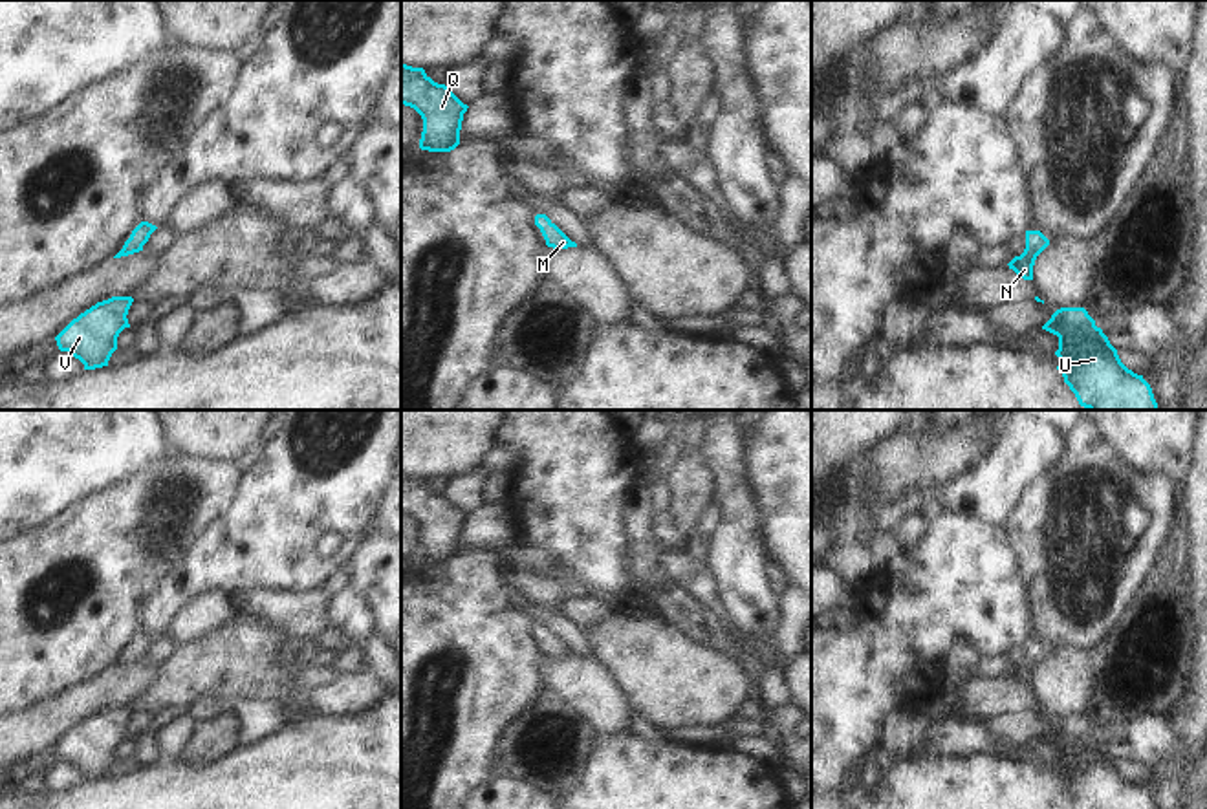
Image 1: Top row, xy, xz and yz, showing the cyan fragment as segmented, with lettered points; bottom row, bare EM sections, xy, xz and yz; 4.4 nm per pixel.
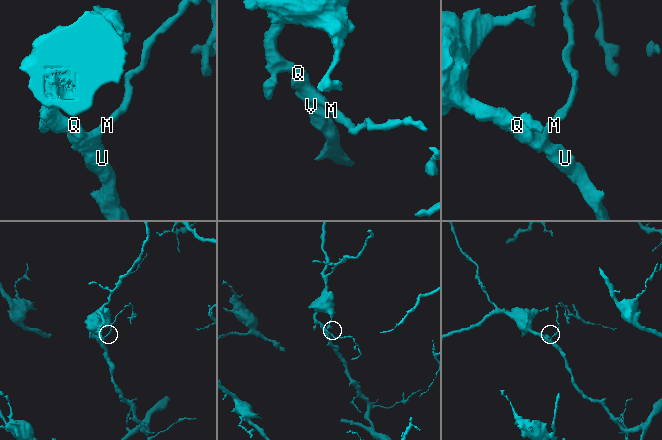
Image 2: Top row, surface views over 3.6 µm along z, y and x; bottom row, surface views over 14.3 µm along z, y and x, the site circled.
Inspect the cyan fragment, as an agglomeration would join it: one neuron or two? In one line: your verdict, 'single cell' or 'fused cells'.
single cell

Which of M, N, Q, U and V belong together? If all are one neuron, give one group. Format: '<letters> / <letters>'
M N Q U V

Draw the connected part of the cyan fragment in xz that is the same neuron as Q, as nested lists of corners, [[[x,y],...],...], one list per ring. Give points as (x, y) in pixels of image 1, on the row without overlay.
[[[401,474],[401,514],[414,518],[423,529],[421,560],[451,562],[460,555],[469,516],[445,494],[434,492],[423,478]]]

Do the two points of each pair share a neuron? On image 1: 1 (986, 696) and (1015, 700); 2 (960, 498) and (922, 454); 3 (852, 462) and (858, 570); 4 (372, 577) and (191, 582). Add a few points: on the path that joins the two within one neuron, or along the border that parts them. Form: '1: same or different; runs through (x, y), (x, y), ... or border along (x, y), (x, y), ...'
1: same; runs through (993, 696), (1008, 696)
2: different; border along (980, 456), (935, 493)
3: different; border along (830, 555), (841, 544), (861, 544), (878, 571)
4: different; border along (370, 529), (361, 548), (345, 566)

